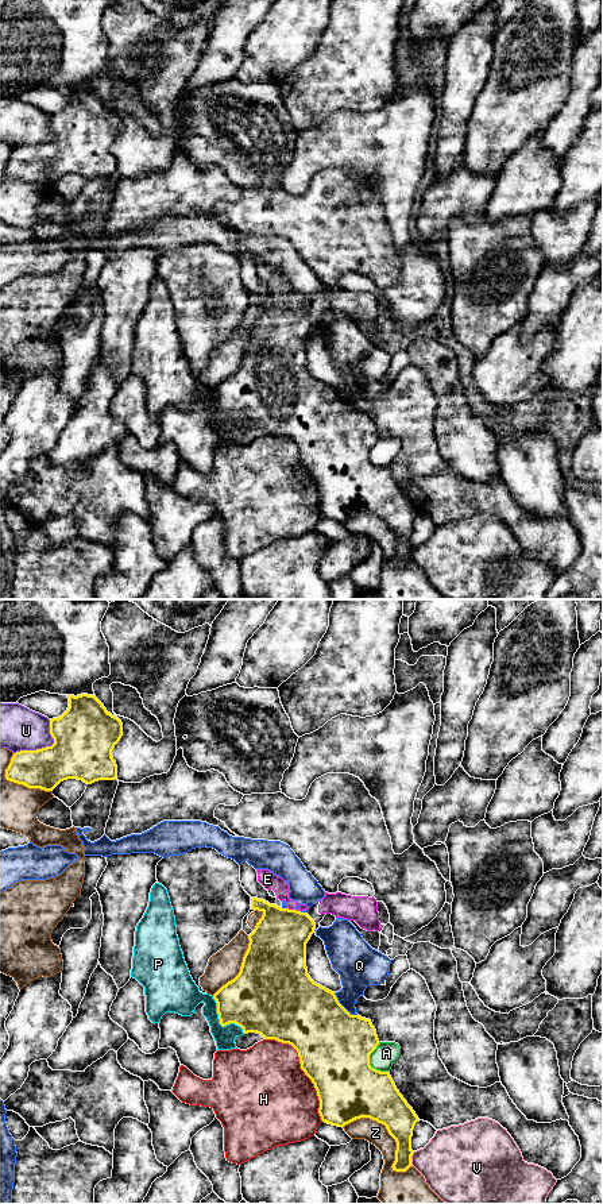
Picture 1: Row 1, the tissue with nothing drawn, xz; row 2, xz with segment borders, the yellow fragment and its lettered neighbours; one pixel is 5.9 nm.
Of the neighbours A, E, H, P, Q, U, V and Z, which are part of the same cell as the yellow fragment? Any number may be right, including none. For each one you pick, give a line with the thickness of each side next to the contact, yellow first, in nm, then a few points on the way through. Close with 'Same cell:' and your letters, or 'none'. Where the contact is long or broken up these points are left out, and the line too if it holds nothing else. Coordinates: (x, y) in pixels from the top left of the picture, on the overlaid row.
E: calibres 340 and 100 nm; way xz (277, 949), (292, 910), (286, 898), (267, 879)
Same cell: E

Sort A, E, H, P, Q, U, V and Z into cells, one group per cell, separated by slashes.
A V / E / H / P / Q / U / Z

